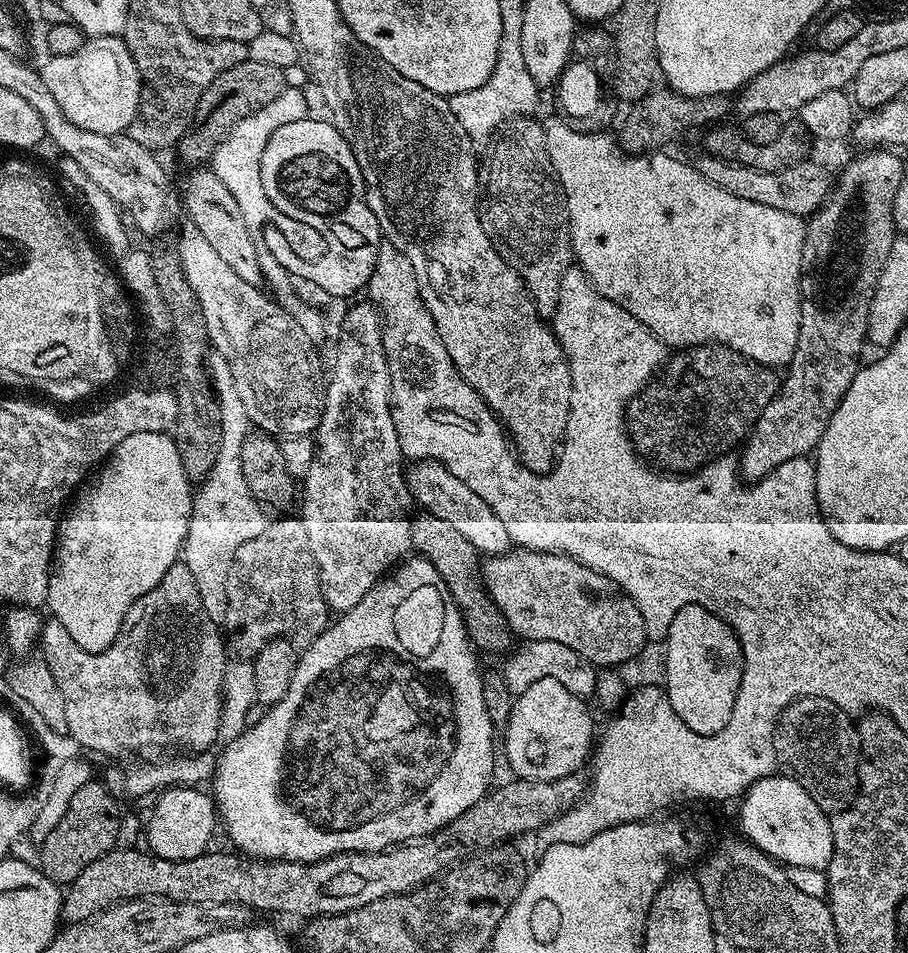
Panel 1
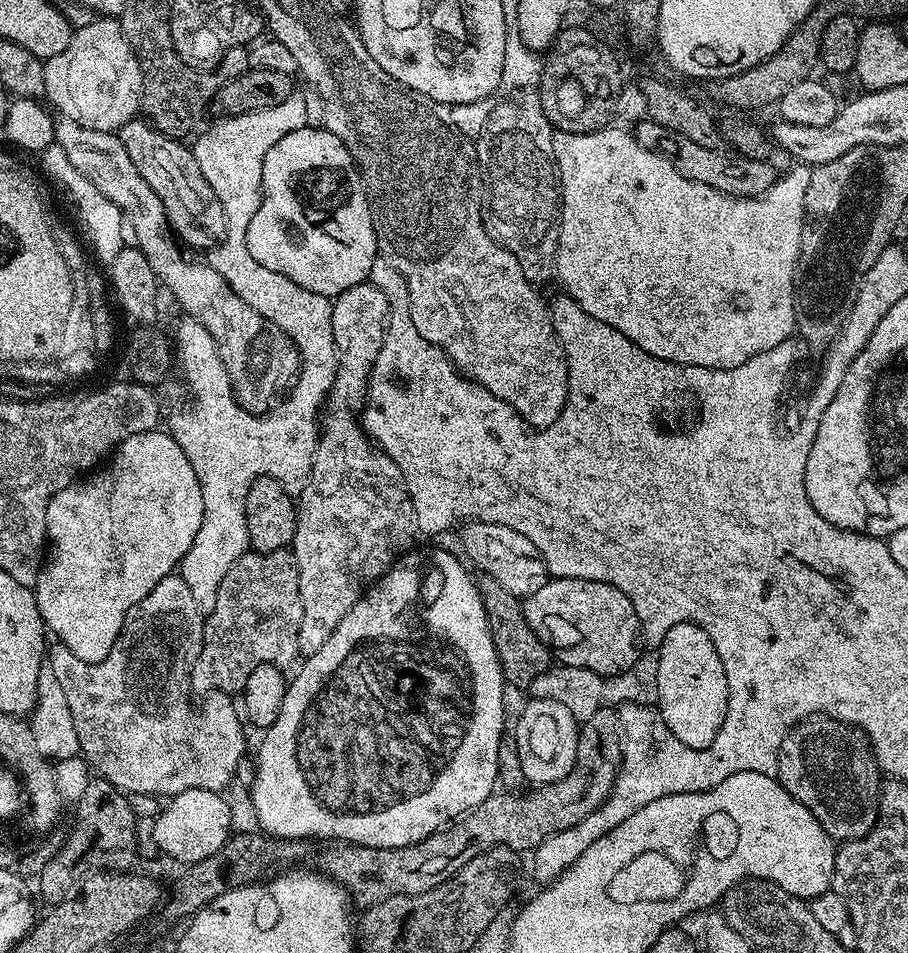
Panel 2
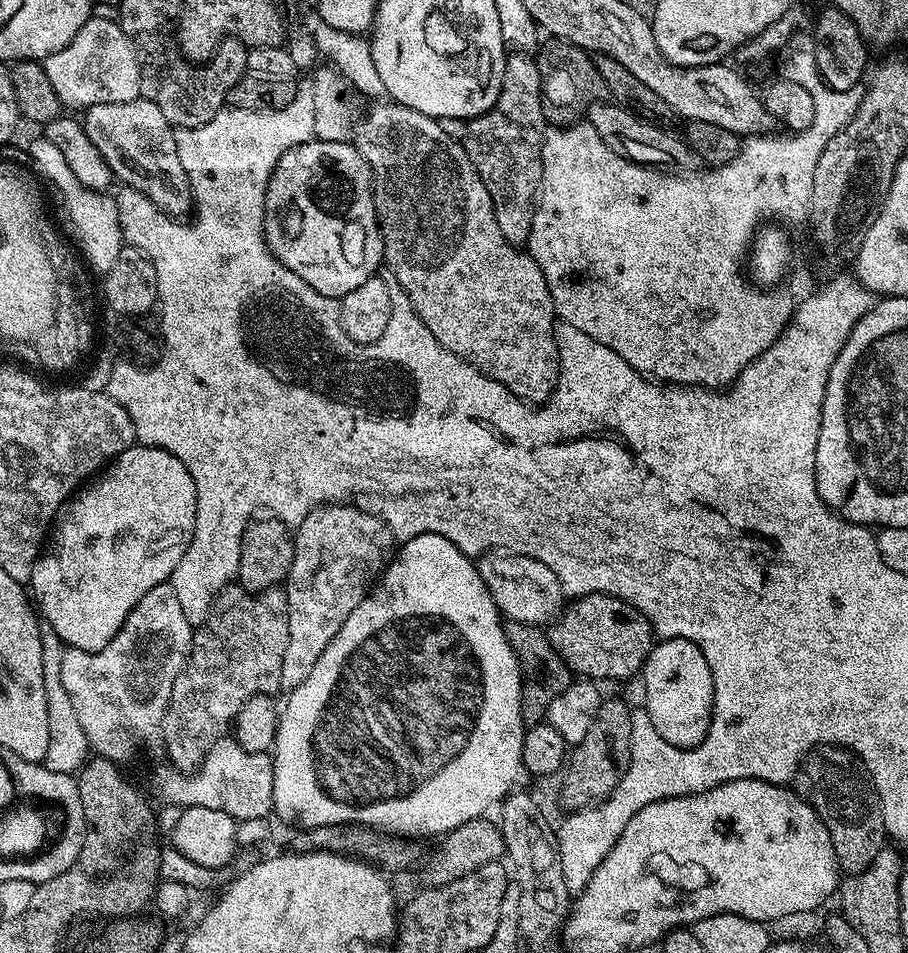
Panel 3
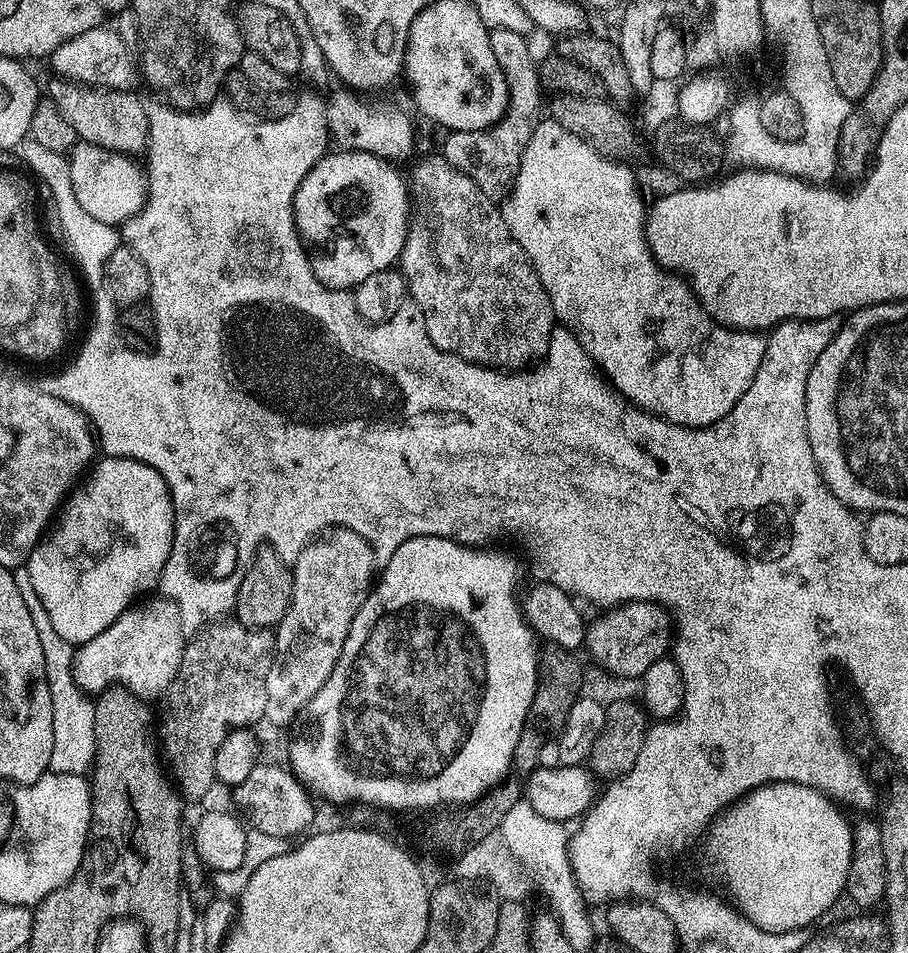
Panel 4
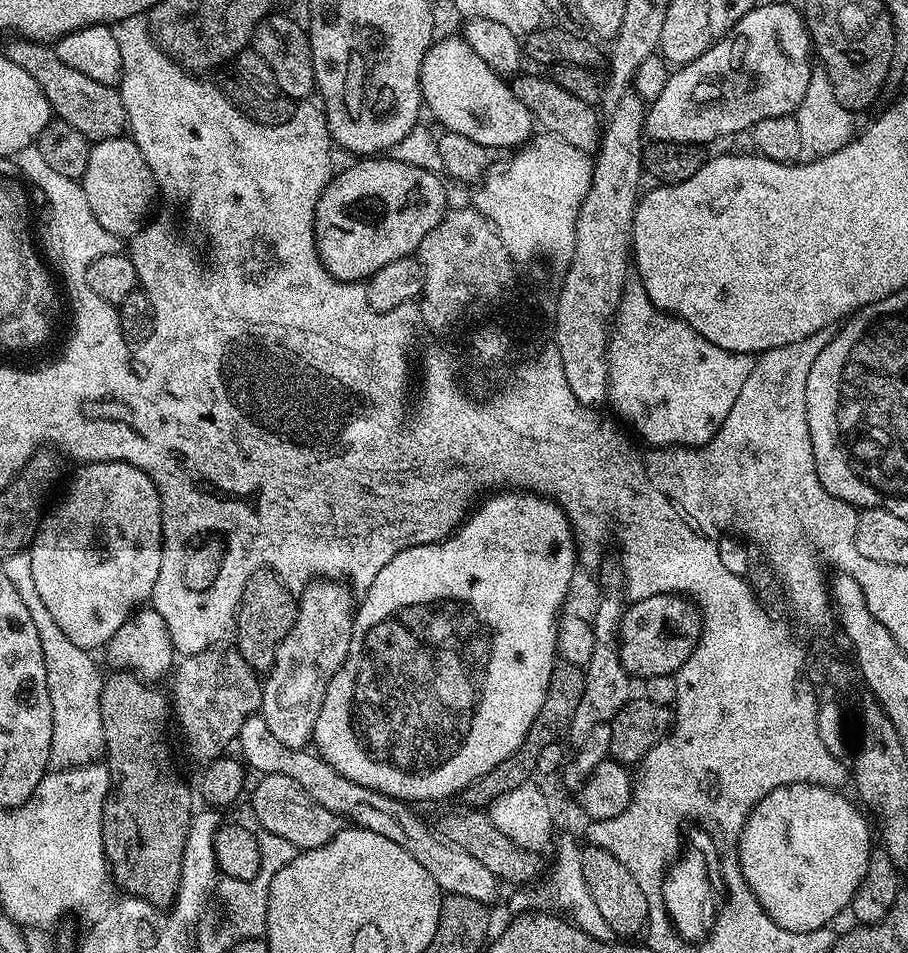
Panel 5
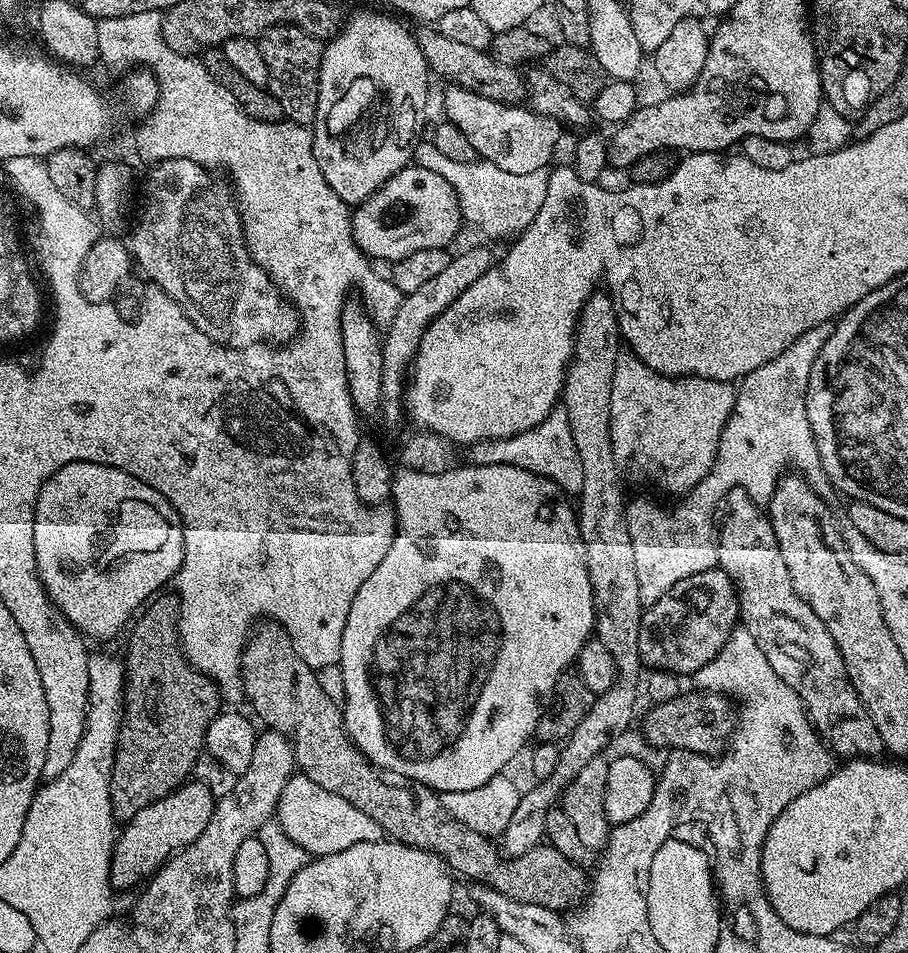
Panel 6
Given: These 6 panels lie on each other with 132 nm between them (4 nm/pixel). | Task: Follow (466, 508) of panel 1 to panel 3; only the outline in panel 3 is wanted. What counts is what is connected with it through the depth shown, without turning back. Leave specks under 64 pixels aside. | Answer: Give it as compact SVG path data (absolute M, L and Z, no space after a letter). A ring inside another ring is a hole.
M493 550L479 557L478 567L482 582L486 582L486 590L490 590L497 608L500 609L501 617L544 626L561 615L566 597L558 582L558 574L554 574L550 566L542 566L542 562L529 556Z

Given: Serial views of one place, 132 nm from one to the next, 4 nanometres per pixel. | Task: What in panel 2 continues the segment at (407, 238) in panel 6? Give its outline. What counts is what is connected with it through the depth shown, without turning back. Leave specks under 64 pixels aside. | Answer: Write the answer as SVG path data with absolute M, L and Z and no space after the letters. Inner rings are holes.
M323 126L312 127L294 130L270 146L262 166L262 203L258 214L250 218L246 250L250 250L250 258L254 258L258 266L283 272L286 278L314 294L335 298L369 279L371 264L378 256L376 231L368 208L368 191L352 155L333 132ZM288 224L300 235L297 240L288 233Z

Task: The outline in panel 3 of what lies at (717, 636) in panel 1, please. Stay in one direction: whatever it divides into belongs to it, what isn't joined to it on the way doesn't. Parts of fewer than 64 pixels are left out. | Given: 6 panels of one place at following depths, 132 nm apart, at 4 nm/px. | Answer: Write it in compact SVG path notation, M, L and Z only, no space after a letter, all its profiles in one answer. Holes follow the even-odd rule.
M686 638L660 640L644 661L642 681L654 730L658 730L658 734L675 748L694 748L704 743L712 721L716 687L700 647Z

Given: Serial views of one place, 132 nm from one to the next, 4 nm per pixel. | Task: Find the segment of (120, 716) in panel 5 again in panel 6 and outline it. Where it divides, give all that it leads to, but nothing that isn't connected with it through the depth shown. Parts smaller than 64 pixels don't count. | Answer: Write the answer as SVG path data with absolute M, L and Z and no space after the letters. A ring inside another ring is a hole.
M157 595L135 617L127 633L128 656L123 657L124 717L120 723L114 770L110 778L112 814L120 822L127 822L147 804L163 800L193 775L192 767L195 766L200 752L202 756L202 749L205 747L204 735L208 733L212 719L222 711L220 685L206 674L196 671L184 655L184 647L180 645L179 595L164 595Z

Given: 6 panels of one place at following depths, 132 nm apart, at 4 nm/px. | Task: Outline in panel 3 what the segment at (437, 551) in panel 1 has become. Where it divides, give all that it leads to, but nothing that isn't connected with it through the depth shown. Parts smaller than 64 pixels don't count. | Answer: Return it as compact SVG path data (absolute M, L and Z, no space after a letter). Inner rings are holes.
M508 620L504 625L506 642L510 642L510 650L514 650L514 658L520 663L520 675L522 677L522 718L525 725L539 724L545 719L550 710L550 704L566 686L574 682L574 673L565 660L554 650L554 646L548 640L547 631L543 627Z

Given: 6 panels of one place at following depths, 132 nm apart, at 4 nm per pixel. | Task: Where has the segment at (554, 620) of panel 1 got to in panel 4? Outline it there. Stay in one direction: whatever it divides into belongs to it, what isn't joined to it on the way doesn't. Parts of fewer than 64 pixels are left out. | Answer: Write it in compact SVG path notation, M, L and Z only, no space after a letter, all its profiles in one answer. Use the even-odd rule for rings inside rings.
M646 600L624 602L607 609L605 616L587 625L583 647L613 677L643 677L656 660L669 655L674 640L674 624L669 613L658 604Z

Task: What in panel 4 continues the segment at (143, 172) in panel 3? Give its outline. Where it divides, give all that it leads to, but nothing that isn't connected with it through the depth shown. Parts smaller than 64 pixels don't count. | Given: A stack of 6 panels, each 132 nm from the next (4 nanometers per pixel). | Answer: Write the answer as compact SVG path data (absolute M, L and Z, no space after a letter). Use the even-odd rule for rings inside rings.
M52 78L48 88L46 84L47 99L53 100L58 106L58 110L62 110L62 118L66 118L66 122L70 122L70 126L74 126L77 137L85 144L93 144L94 146L102 146L111 152L122 152L125 154L143 153L148 147L148 129L149 129L149 109L144 109L144 104L135 96L135 91L121 90L118 88L90 88L74 84L70 80L63 78Z

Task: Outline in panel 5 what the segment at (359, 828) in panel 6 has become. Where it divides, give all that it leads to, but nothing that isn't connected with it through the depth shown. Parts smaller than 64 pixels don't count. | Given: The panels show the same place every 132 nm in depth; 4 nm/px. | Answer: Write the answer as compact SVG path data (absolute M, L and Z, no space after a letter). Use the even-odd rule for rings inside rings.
M281 772L264 774L259 777L256 789L252 792L252 812L256 815L256 820L260 823L259 827L270 834L278 834L278 838L286 838L297 850L306 848L317 848L326 842L330 842L340 833L342 821L339 816L335 816L326 806L314 802L310 794L300 785L299 779L295 776L284 776Z

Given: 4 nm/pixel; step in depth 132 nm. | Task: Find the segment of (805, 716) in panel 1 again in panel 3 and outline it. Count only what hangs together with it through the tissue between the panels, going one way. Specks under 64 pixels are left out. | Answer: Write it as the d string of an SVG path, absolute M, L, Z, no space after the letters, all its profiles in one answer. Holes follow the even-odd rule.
M821 746L808 753L796 773L794 791L816 811L826 826L836 851L838 867L845 877L857 876L886 847L884 811L869 777L856 776L858 761L847 748Z

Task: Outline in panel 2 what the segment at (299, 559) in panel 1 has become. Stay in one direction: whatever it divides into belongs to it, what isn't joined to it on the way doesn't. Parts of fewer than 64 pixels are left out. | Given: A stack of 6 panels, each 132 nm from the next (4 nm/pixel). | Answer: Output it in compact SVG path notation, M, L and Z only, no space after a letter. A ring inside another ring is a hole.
M288 548L277 552L245 552L232 563L226 578L222 578L214 610L205 615L204 645L192 667L191 691L203 694L240 694L254 666L274 664L277 668L287 669L288 664L295 665L300 656L298 632L301 622L302 606L295 556Z

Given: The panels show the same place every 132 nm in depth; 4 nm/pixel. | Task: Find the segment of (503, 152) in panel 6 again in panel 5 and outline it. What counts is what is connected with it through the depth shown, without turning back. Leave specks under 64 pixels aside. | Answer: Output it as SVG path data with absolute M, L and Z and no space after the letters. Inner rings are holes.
M459 35L448 36L445 40L437 39L432 47L428 49L426 58L420 67L420 95L425 109L432 111L431 119L448 128L454 134L463 134L465 138L470 138L470 142L478 142L490 150L496 148L519 149L527 145L533 139L534 121L530 110L518 102L518 98L513 94L509 81L500 73L496 72Z

